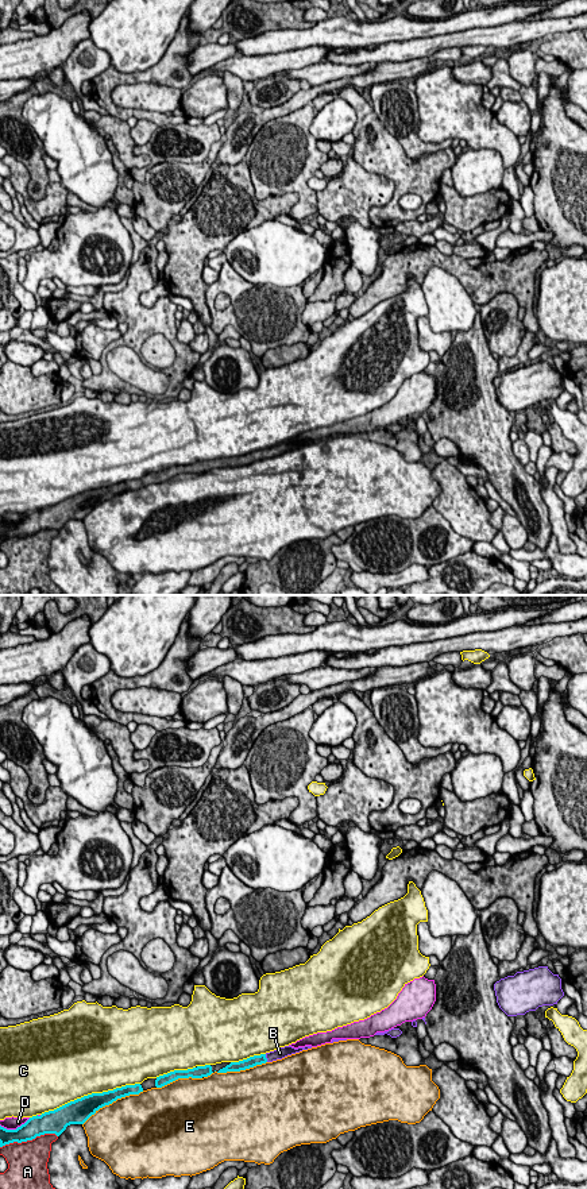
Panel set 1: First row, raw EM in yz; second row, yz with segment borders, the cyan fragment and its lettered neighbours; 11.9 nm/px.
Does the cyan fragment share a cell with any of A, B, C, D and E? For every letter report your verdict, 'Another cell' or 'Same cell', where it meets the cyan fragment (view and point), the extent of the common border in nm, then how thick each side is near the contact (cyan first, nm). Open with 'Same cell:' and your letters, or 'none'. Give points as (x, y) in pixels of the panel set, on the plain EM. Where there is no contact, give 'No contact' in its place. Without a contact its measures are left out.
Same cell: B
A: Another cell. Touches cyan at yz (29, 535). Shared border 700 nm. Thickness 240 nm (cyan) against 460 nm
B: Same cell. Touches cyan at yz (266, 454). Shared border 100 nm. Thickness 130 nm (cyan) against 130 nm
C: Another cell. Touches cyan at yz (89, 490). Shared border 1250 nm. Thickness 280 nm (cyan) against 480 nm
D: Another cell. Touches cyan at yz (16, 524). Shared border 380 nm. Thickness 240 nm (cyan) against 160 nm
E: Another cell. Touches cyan at yz (112, 497). Shared border 850 nm. Thickness 220 nm (cyan) against 480 nm

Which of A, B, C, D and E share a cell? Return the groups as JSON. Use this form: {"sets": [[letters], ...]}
{"sets": [["A"], ["B"], ["C"], ["D"], ["E"]]}

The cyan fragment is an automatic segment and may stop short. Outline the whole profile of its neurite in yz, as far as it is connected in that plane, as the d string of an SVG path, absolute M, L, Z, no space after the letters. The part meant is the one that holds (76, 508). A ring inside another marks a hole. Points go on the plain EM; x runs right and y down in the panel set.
M140 479L125 480L103 489L92 489L70 497L54 506L30 513L16 525L7 525L0 521L0 543L18 537L32 536L45 529L59 532L70 520L84 520L100 503L112 499L117 494L139 490L143 487Z

